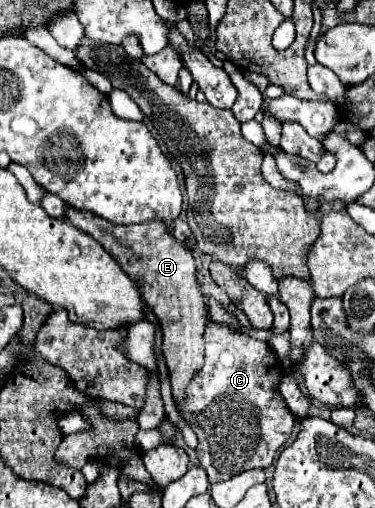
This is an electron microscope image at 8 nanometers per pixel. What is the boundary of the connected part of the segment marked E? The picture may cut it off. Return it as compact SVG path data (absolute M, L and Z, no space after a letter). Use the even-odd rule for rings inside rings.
M69 206L65 216L73 226L91 234L113 254L121 268L125 268L127 276L139 284L147 308L163 322L163 354L171 376L173 398L175 402L181 402L185 398L185 384L189 384L197 368L201 368L201 336L209 322L207 300L195 280L195 260L191 252L179 244L159 220L153 220L153 224L129 224L129 228L117 228L117 224L97 220L91 212L77 212Z

